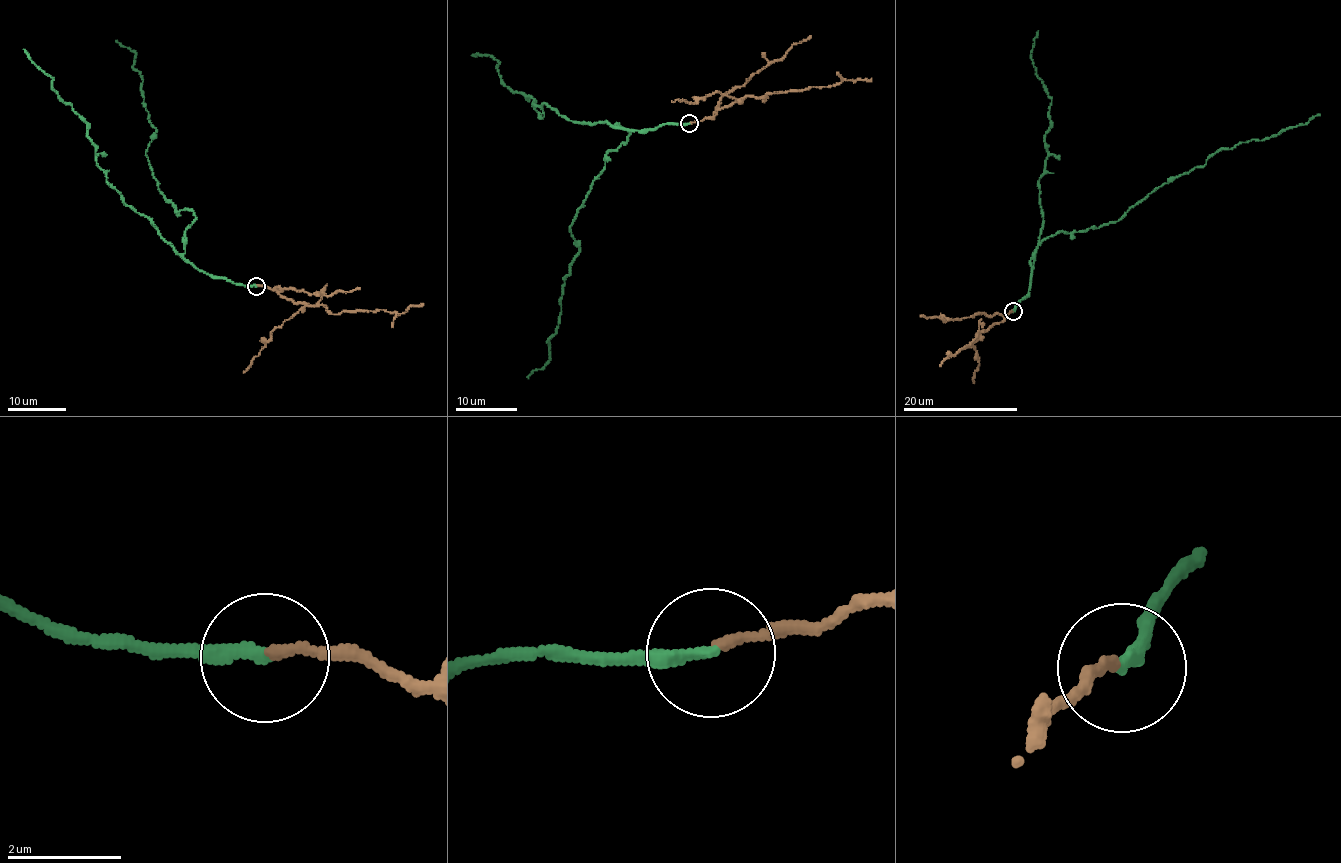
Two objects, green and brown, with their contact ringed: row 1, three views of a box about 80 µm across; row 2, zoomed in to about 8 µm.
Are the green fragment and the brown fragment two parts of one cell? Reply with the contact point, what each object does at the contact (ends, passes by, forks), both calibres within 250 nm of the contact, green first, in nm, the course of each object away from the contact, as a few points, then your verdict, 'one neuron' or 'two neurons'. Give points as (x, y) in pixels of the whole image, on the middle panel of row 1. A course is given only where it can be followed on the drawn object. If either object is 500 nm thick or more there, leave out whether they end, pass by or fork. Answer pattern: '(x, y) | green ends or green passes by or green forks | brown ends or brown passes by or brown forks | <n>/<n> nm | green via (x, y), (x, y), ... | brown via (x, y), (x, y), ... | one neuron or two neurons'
(689, 123) | green ends | brown ends | 240/170 nm | green via (690, 123), (614, 127), (629, 132), (606, 155), (569, 228), (579, 253), (564, 278), (549, 361), (528, 378) | brown via (690, 122), (710, 118), (721, 108), (746, 96), (762, 98), (772, 93), (830, 87), (842, 80), (871, 78) | two neurons

